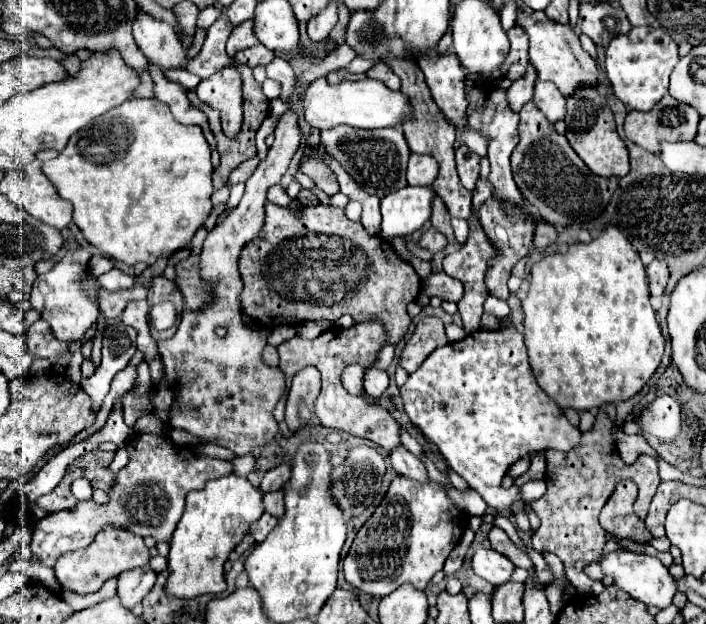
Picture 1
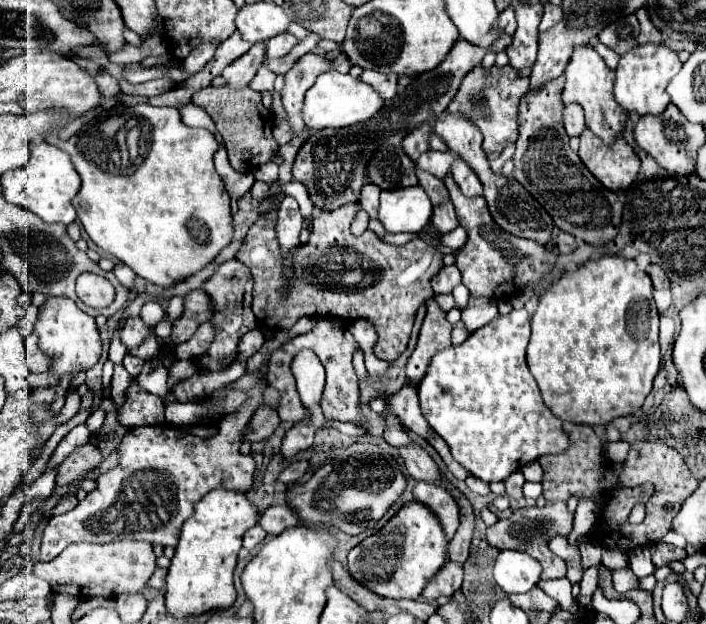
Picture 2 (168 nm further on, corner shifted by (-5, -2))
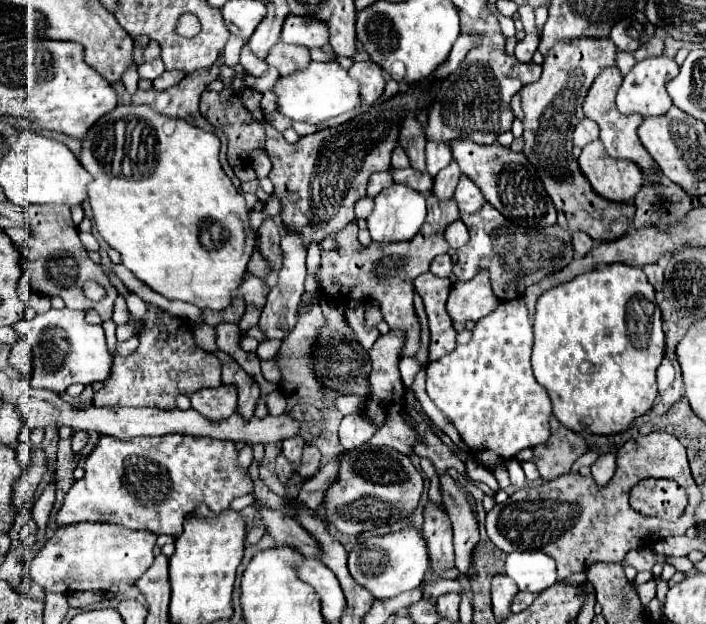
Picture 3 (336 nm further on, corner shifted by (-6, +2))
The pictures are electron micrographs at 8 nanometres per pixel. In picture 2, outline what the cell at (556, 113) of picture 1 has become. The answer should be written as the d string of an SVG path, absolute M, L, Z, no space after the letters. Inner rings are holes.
M569 103L563 107L563 125L567 135L579 135L585 129L585 117L583 109L575 103Z

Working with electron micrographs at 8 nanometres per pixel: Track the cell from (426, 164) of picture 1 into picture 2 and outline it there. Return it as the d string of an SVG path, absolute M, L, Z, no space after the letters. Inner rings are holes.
M433 149L431 151L425 151L425 155L421 155L415 161L415 165L419 169L435 175L437 179L443 179L445 177L445 173L449 171L451 163L453 163L453 155L449 151L447 153L441 153L441 151L433 151Z

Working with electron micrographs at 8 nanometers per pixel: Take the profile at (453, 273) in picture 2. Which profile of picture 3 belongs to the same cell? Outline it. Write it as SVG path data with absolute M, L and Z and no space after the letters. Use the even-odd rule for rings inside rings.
M438 255L434 257L432 265L430 265L430 271L438 277L448 277L452 273L452 261L450 261L450 255Z

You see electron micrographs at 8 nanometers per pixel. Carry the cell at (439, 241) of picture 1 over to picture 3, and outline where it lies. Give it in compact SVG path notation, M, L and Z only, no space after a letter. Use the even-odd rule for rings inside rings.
M452 161L446 169L442 169L436 179L434 179L434 187L432 187L432 193L438 195L438 199L450 199L454 195L454 189L458 185L458 179L460 179L460 167L456 161Z

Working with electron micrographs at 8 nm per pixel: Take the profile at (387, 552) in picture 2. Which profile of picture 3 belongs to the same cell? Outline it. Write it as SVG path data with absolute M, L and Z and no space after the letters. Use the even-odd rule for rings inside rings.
M412 527L384 537L370 537L368 541L358 543L348 555L350 575L358 585L368 589L374 595L374 599L396 597L404 591L420 587L428 567L430 567L430 561L428 561L426 543L422 535Z

